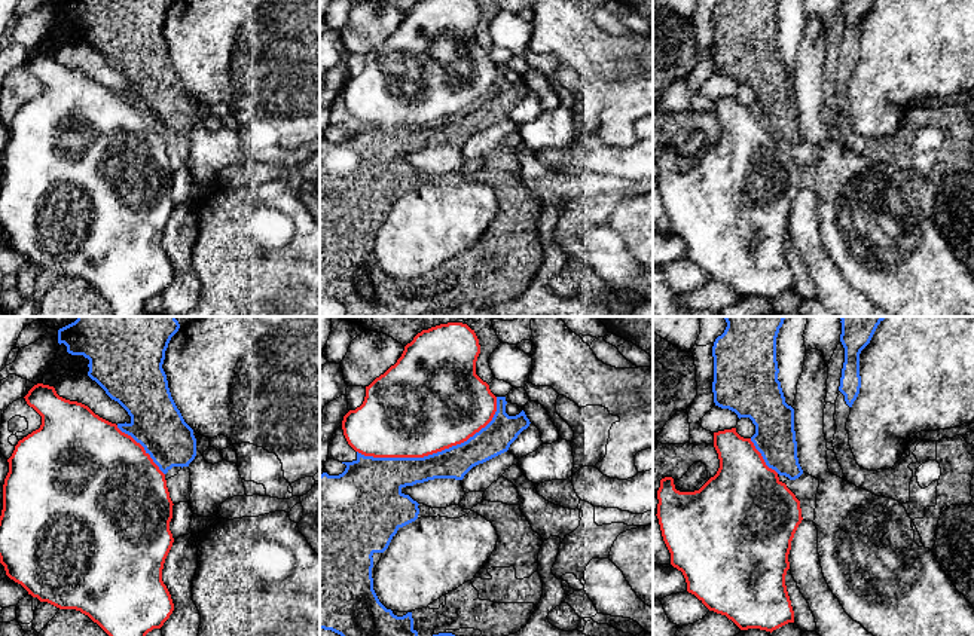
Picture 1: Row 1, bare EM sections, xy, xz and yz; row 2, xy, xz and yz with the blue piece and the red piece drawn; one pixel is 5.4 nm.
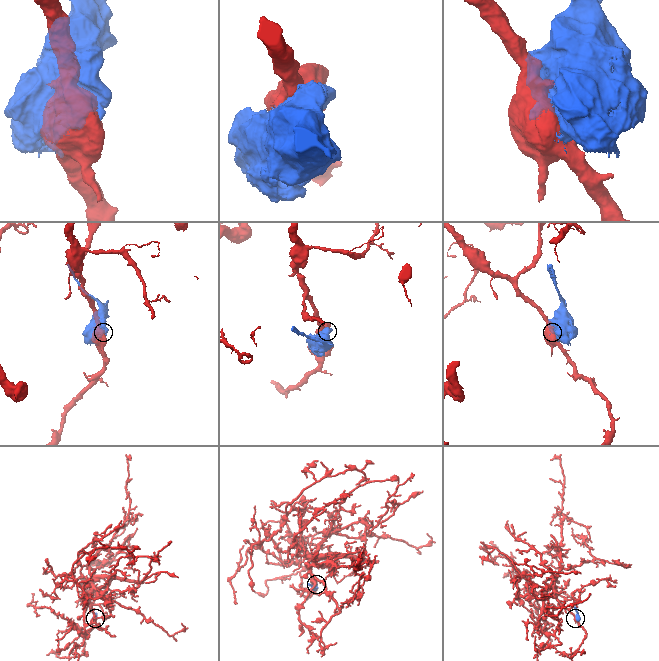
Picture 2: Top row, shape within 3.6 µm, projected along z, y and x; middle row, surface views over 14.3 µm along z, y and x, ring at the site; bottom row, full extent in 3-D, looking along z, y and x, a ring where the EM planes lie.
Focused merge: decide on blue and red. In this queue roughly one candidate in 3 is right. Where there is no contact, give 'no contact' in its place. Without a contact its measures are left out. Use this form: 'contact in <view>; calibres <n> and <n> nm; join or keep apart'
contact in xz; calibres 180 and 500 nm; keep apart

